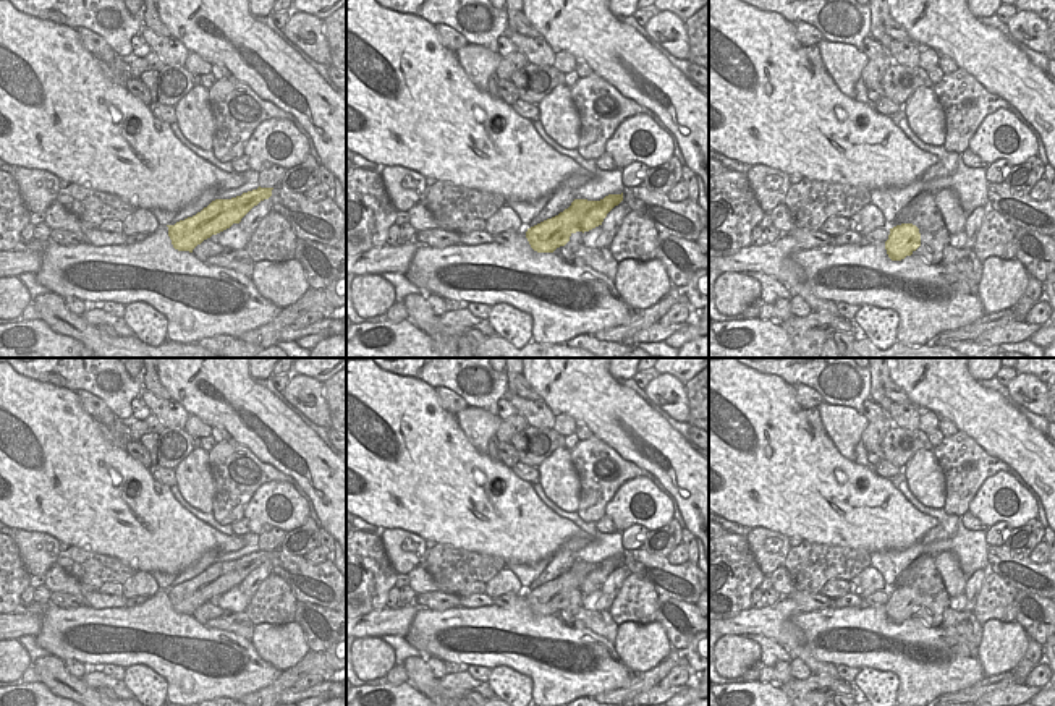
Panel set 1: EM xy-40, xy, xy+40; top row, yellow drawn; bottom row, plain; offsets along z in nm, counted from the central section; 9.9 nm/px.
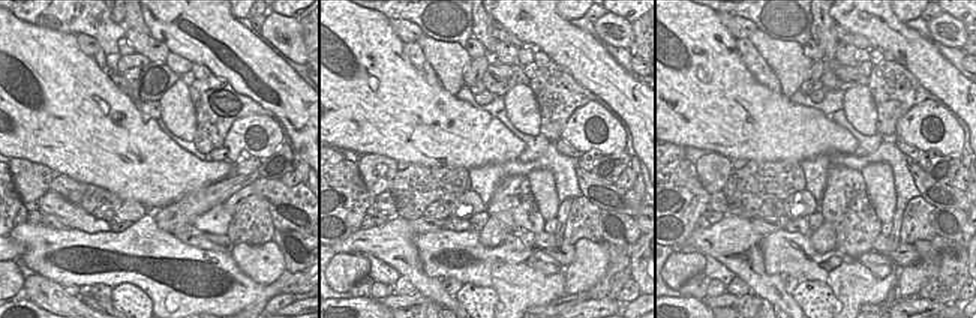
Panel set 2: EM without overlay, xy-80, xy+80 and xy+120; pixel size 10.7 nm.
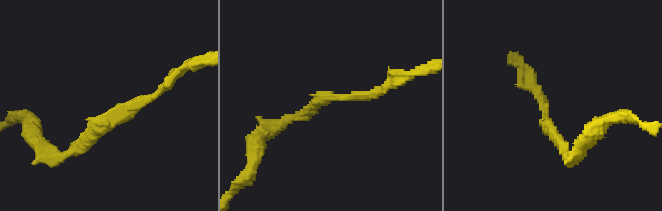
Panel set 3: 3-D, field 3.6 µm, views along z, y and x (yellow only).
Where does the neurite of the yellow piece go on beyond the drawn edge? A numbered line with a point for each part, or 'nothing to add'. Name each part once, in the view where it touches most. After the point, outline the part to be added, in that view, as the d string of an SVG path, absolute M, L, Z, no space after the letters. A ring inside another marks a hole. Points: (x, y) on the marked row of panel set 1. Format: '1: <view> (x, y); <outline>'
nothing to add

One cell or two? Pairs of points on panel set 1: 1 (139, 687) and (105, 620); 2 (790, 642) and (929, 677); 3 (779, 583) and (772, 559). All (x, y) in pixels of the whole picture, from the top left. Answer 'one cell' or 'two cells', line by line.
1: two cells
2: two cells
3: two cells

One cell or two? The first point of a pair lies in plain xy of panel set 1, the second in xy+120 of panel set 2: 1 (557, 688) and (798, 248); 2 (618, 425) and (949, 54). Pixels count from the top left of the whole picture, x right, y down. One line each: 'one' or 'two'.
1: one
2: two

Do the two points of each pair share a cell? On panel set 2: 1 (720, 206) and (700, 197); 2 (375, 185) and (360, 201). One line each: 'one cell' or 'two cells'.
1: two cells
2: two cells

